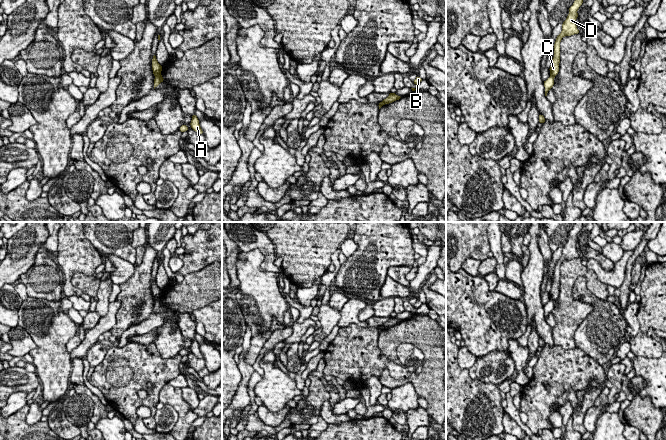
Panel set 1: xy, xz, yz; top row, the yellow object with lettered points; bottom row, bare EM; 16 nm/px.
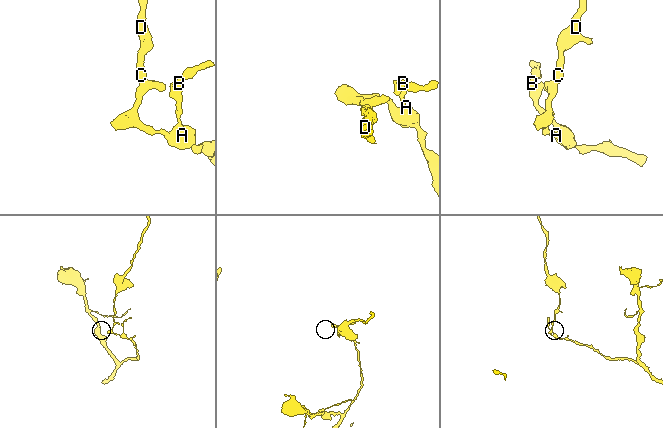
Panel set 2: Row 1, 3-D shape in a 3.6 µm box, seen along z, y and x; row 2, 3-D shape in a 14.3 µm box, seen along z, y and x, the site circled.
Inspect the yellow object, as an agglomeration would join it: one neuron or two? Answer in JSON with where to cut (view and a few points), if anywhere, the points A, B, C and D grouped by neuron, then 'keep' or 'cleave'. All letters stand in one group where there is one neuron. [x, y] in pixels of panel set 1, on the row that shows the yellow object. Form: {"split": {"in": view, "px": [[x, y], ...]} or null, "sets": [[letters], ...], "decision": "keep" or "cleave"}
{"split": {"in": "xy", "px": [[160, 73], [155, 76]]}, "sets": [["A", "B"], ["C", "D"]], "decision": "cleave"}

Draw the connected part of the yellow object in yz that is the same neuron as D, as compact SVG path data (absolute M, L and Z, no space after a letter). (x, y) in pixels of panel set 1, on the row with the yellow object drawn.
M575 0L573 5L569 8L569 14L567 19L562 24L562 31L557 36L554 44L554 58L552 59L551 66L549 68L550 74L555 77L559 72L560 63L560 42L564 36L571 36L574 34L580 34L576 26L576 19L578 17L577 10L582 5L583 0Z

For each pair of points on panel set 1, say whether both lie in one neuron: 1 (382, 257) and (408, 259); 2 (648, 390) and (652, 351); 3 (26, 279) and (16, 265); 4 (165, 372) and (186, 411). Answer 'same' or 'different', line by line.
1: same
2: different
3: different
4: different

